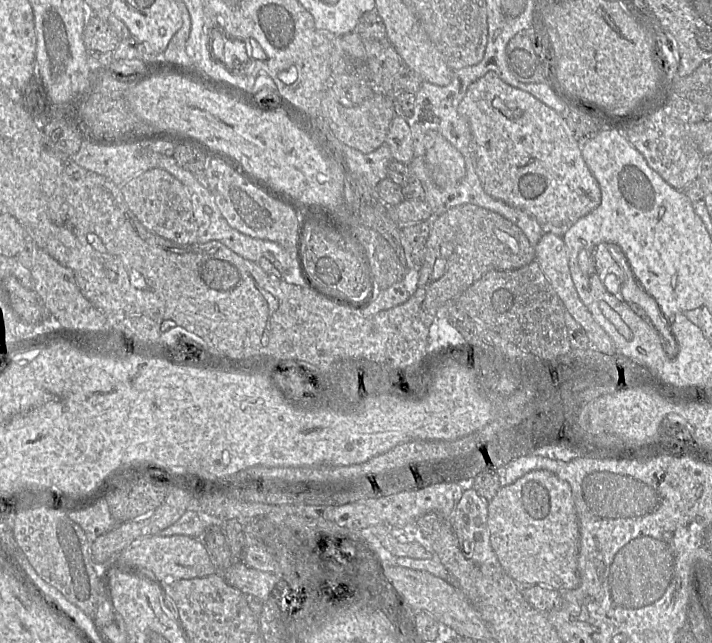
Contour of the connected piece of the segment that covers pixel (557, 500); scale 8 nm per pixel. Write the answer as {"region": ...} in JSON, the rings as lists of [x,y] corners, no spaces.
{"region":[[[545,470],[527,473],[515,483],[502,487],[488,506],[490,543],[497,559],[516,584],[533,584],[566,592],[578,587],[580,530],[570,485]]]}

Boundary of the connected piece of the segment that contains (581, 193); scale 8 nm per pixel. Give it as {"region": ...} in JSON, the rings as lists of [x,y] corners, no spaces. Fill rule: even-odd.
{"region":[[[488,71],[483,77],[479,78],[468,87],[464,98],[458,106],[458,112],[469,123],[472,135],[472,152],[474,152],[475,169],[486,193],[510,206],[532,215],[543,227],[543,233],[545,231],[565,231],[578,219],[591,212],[600,204],[600,187],[583,159],[581,143],[574,136],[566,120],[558,112],[544,104],[529,92],[507,84],[497,75],[497,73]]]}

